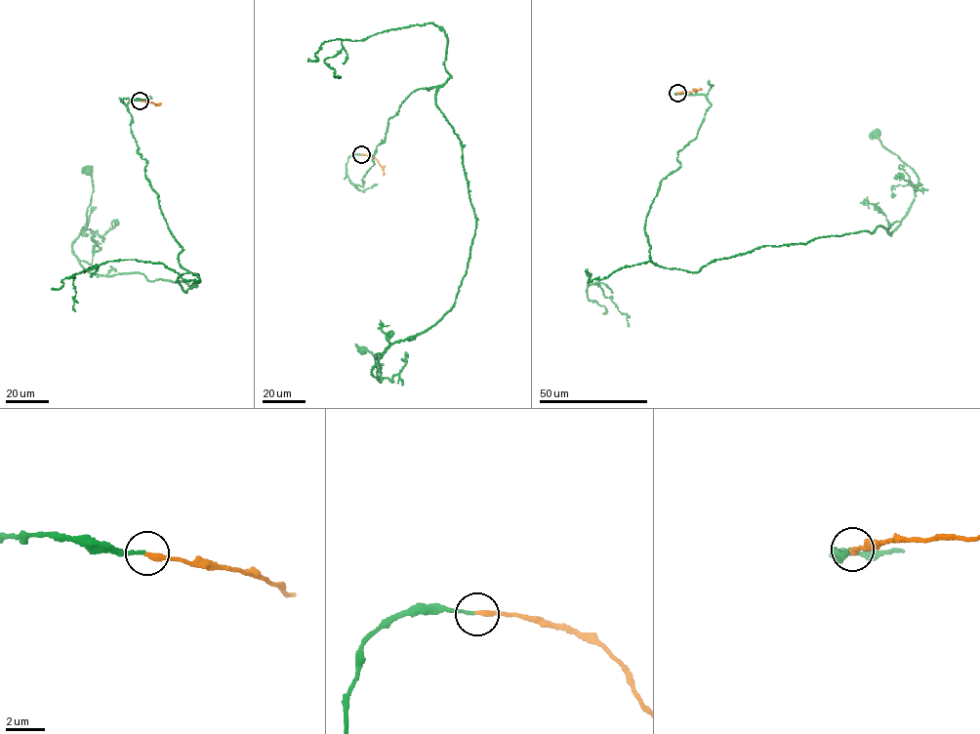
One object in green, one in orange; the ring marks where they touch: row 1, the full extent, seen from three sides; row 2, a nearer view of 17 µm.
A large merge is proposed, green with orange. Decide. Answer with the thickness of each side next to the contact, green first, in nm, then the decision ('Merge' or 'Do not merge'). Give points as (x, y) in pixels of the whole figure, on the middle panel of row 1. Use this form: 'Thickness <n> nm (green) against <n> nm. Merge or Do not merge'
Thickness 150 nm (green) against 280 nm. Merge

